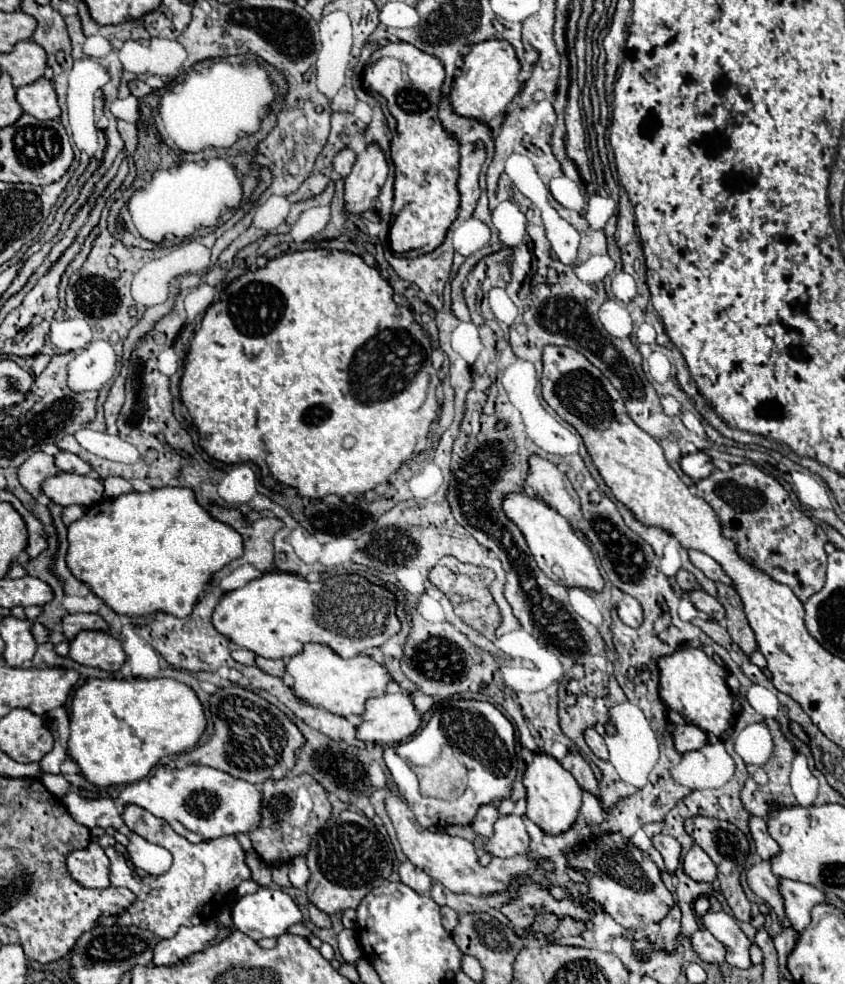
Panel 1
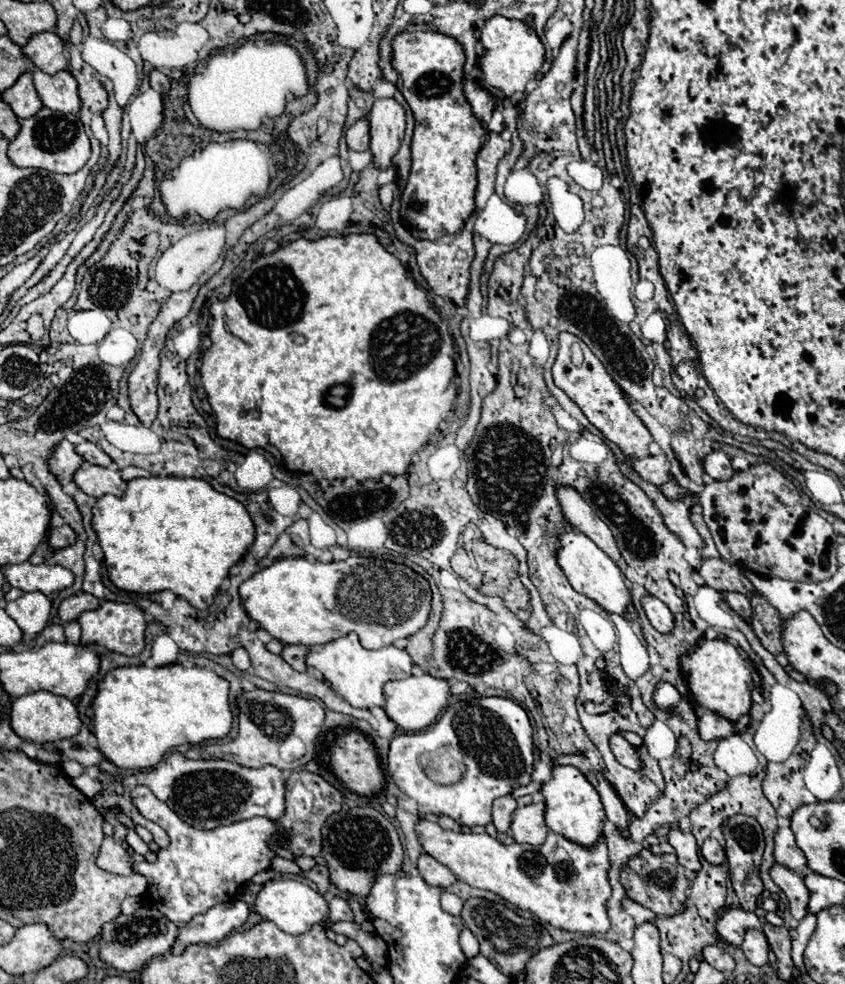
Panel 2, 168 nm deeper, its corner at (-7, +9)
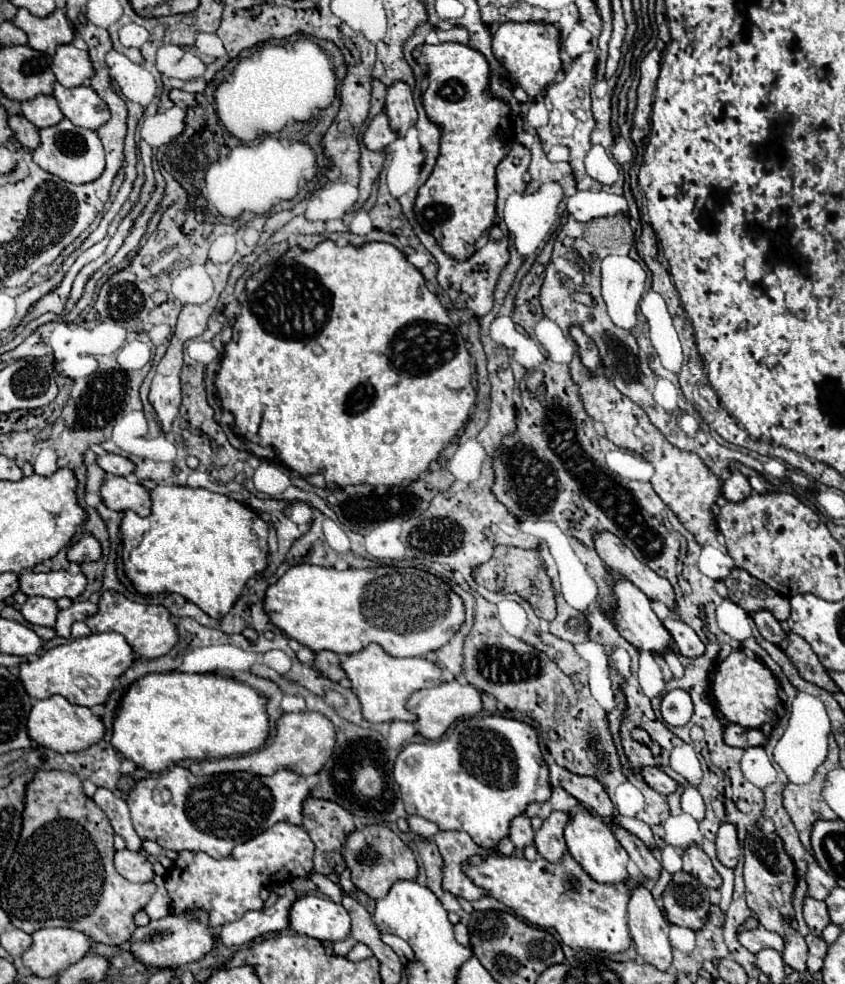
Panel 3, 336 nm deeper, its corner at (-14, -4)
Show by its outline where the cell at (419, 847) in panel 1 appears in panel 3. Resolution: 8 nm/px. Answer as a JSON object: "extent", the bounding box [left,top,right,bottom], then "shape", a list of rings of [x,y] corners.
{"extent":[464,855,632,953],"shape":[[[564,855],[560,863],[544,861],[544,857],[538,857],[536,861],[528,861],[524,857],[470,857],[464,863],[464,873],[482,889],[486,889],[488,895],[504,903],[506,907],[514,909],[520,917],[524,917],[528,923],[542,927],[542,929],[556,929],[560,939],[568,947],[578,949],[596,949],[606,953],[626,951],[632,947],[632,935],[628,933],[626,923],[626,907],[628,907],[628,889],[624,883],[616,885],[600,885],[590,879],[590,875],[574,861],[572,855]]]}

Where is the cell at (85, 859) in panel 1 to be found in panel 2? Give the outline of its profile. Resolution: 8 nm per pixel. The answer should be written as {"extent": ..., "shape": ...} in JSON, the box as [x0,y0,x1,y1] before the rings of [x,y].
{"extent":[97,836,133,876],"shape":[[[105,836],[103,844],[97,852],[97,866],[101,870],[113,872],[117,876],[129,876],[131,864],[133,864],[133,858],[125,852],[125,848],[121,844],[117,844],[113,838]]]}

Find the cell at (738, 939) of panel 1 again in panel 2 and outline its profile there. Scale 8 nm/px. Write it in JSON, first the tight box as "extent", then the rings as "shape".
{"extent":[741,928,769,966],"shape":[[[755,928],[747,930],[745,940],[741,944],[741,950],[751,964],[755,964],[755,966],[765,966],[767,964],[769,944],[767,944],[767,938],[761,930],[755,930]]]}

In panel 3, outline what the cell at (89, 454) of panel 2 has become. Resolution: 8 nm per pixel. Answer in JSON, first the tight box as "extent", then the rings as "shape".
{"extent":[98,453,136,477],"shape":[[[108,453],[104,457],[98,457],[98,465],[108,473],[108,475],[122,475],[122,477],[128,477],[130,473],[134,473],[136,465],[128,459],[128,457],[122,457],[122,455],[114,455],[114,453]]]}

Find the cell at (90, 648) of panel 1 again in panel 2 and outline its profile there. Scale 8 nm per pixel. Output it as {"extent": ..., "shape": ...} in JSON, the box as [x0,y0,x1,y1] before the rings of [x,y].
{"extent":[79,602,145,656],"shape":[[[101,602],[97,610],[87,610],[79,616],[81,624],[81,644],[95,644],[107,648],[111,652],[119,652],[123,656],[137,656],[145,646],[145,616],[133,604],[117,604],[117,602]]]}

